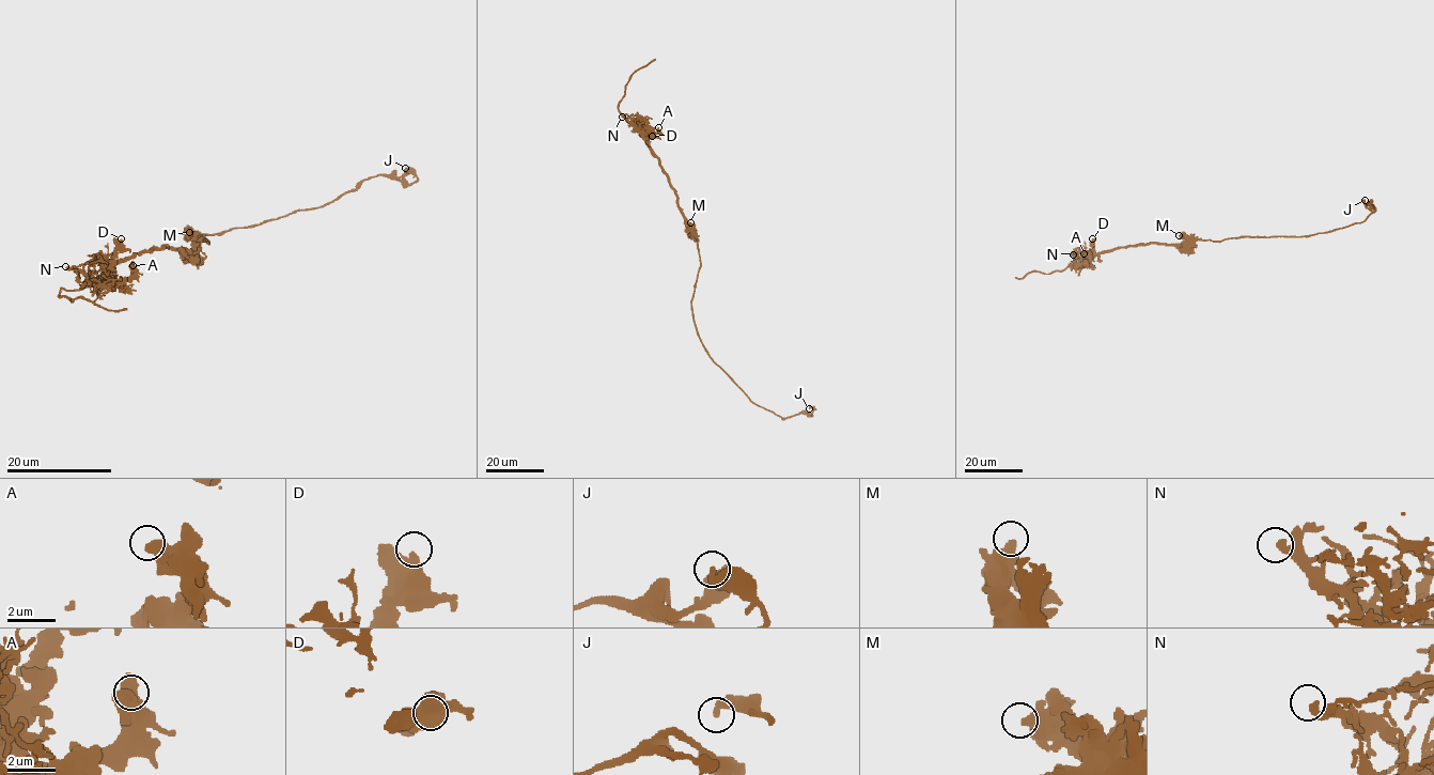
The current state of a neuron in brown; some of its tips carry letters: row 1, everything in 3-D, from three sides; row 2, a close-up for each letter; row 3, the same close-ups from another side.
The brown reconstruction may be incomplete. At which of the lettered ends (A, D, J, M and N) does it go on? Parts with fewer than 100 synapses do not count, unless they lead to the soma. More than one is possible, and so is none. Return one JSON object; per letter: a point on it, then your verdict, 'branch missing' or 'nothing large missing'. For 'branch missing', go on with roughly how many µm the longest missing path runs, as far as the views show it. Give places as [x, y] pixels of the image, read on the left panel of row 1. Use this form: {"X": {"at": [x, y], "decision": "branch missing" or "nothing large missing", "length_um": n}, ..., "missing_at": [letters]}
{"A": {"at": [133, 265], "decision": "nothing large missing"}, "D": {"at": [121, 238], "decision": "nothing large missing"}, "J": {"at": [405, 168], "decision": "nothing large missing"}, "M": {"at": [189, 232], "decision": "nothing large missing"}, "N": {"at": [65, 266], "decision": "nothing large missing"}, "missing_at": []}

